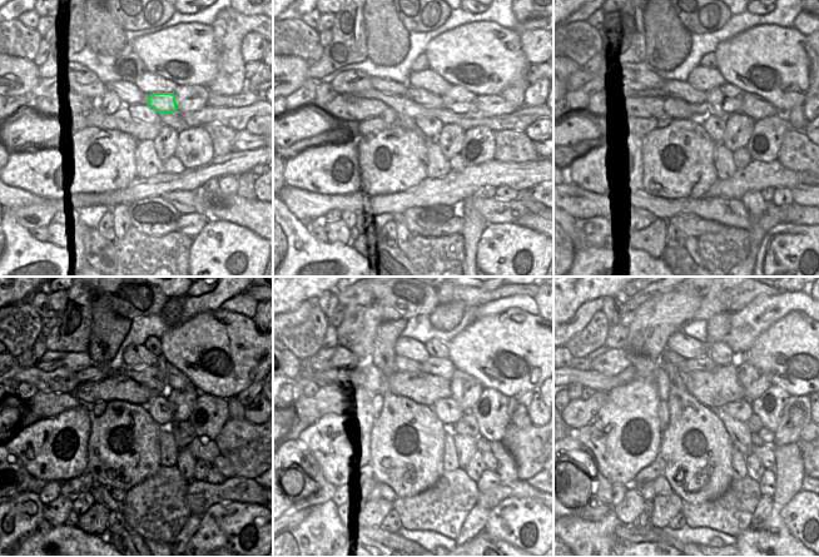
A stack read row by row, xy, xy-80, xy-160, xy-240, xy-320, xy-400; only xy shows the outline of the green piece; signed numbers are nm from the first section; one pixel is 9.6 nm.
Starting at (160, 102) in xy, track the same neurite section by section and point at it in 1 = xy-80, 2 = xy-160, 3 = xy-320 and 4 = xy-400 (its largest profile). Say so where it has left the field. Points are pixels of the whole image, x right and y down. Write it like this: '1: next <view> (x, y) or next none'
1: next xy-80 (418, 95)
2: next xy-160 (683, 90)
3: next xy-320 (342, 381)
4: next xy-400 (592, 379)

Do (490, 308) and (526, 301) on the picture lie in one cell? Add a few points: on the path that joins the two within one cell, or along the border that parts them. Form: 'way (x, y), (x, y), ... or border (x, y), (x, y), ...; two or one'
way (499, 307), (509, 302), (517, 302); one

